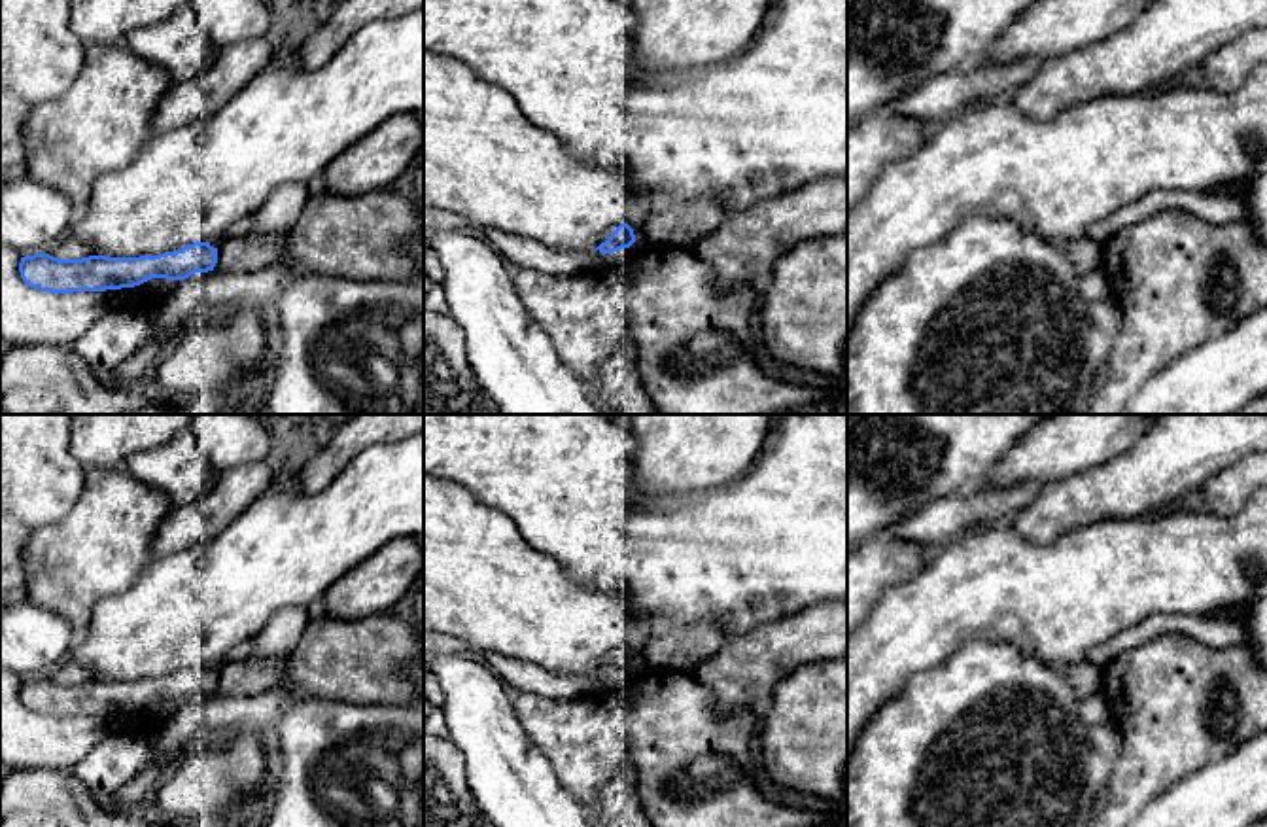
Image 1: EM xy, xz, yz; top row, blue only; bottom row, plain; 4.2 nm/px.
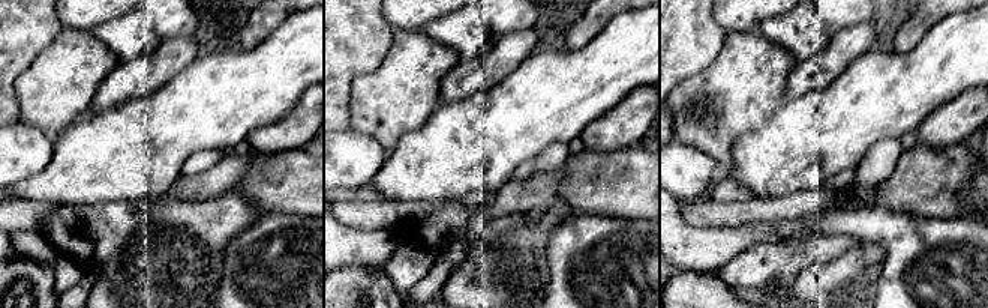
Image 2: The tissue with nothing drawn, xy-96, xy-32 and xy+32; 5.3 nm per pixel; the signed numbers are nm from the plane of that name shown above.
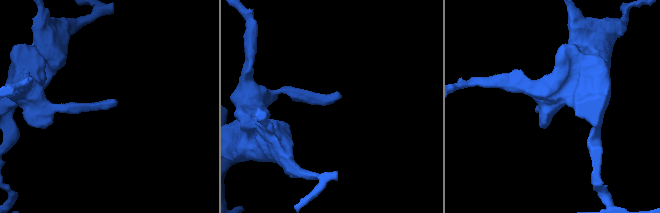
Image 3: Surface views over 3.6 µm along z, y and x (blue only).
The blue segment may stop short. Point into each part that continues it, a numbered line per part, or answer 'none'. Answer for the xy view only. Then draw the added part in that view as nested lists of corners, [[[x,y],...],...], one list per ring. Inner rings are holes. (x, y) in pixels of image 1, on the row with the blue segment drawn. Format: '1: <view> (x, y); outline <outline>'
none

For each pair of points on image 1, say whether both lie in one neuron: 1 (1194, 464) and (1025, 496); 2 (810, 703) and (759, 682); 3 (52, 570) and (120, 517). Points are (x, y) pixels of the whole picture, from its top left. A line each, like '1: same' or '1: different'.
1: different
2: different
3: same

